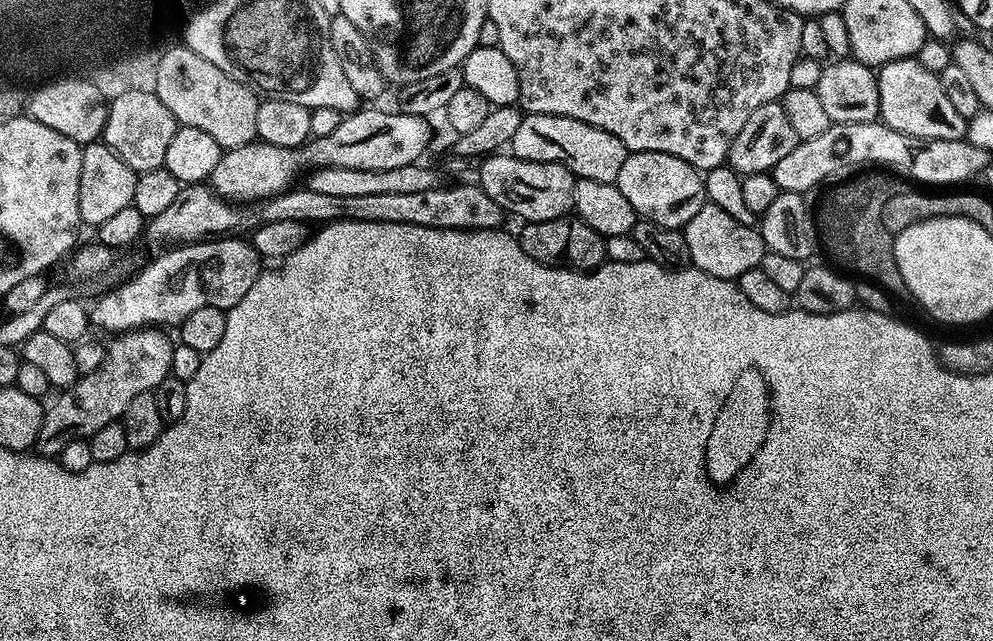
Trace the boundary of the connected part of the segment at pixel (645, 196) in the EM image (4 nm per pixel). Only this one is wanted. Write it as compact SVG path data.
M629 152L614 183L618 190L622 190L626 202L634 206L637 217L653 220L663 228L683 229L706 202L703 175L674 154Z

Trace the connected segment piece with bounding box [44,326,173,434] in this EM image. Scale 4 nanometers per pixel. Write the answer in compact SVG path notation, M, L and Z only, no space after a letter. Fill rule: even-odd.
M137 326L121 331L120 337L104 350L102 362L92 372L83 373L71 387L65 387L60 397L47 405L44 413L44 432L91 434L102 426L123 417L126 406L138 394L155 390L170 376L172 368L172 340L159 327Z

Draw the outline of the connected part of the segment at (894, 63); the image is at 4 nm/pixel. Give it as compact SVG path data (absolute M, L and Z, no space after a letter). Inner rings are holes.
M916 58L892 60L878 72L882 120L894 130L923 140L962 140L968 135L968 120L954 110L950 98L942 94L939 75L930 73Z

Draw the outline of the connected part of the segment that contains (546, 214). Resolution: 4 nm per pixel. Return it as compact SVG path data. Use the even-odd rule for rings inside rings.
M493 154L483 161L478 183L499 208L521 216L521 221L546 222L573 211L577 177L564 164L541 160L519 160L511 154Z

